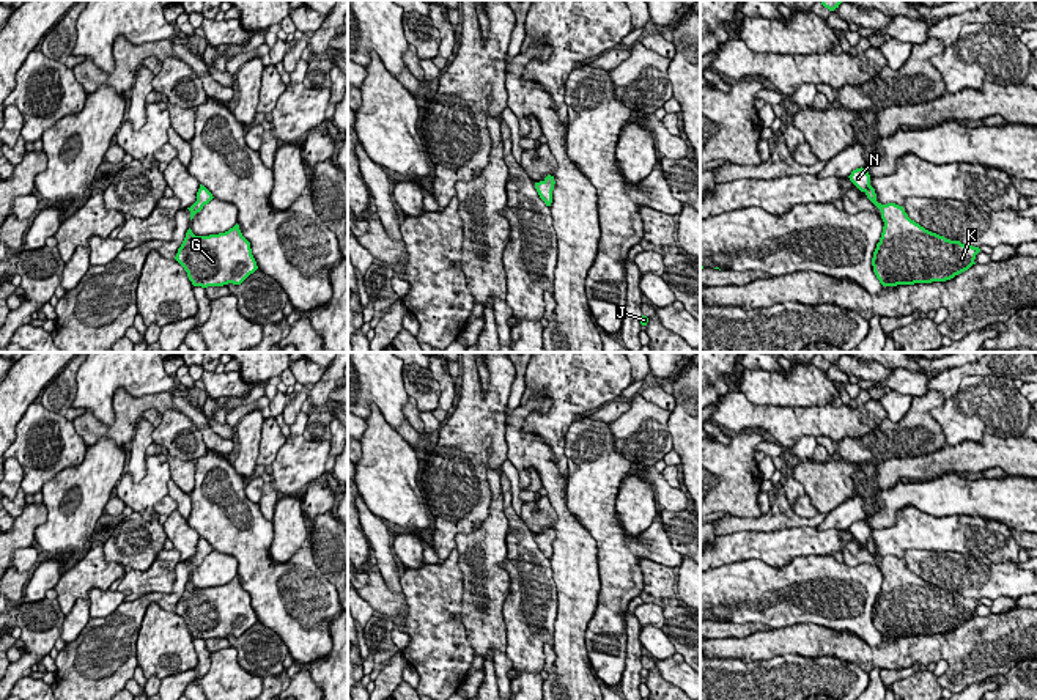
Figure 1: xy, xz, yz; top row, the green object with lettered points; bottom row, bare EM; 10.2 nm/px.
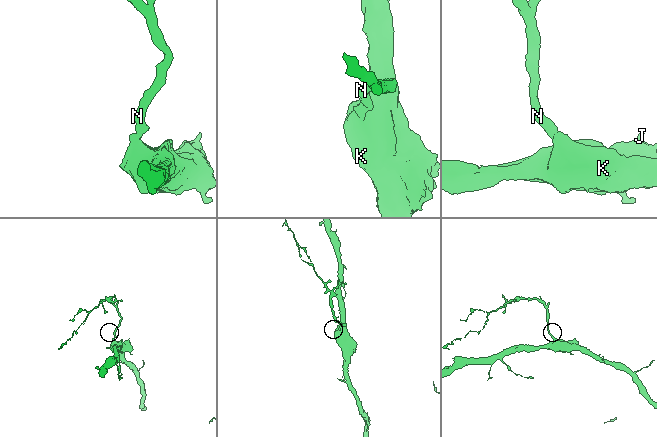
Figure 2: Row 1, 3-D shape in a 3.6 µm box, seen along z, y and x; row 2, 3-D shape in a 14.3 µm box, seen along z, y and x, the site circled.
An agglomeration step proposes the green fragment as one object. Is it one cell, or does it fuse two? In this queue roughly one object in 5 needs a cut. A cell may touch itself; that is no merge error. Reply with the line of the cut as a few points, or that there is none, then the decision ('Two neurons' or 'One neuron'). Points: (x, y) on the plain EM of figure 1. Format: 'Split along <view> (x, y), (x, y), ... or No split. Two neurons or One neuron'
No split. One neuron

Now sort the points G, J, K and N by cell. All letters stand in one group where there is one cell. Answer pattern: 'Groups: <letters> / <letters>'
Groups: G J K N

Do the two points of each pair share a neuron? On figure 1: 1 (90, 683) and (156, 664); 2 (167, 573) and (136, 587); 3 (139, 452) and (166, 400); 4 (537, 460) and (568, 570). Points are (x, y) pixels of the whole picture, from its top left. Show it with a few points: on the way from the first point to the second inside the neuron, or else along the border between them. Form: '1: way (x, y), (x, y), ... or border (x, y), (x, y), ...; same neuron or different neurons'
1: border (139, 626), (136, 639), (137, 664); different neurons
2: way (159, 578), (143, 582); same neuron
3: border (140, 417), (129, 442); different neurons
4: way (556, 486), (556, 497), (568, 530), (568, 543); same neuron

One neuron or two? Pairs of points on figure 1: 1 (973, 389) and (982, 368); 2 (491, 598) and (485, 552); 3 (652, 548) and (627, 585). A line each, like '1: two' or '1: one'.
1: two
2: one
3: one

